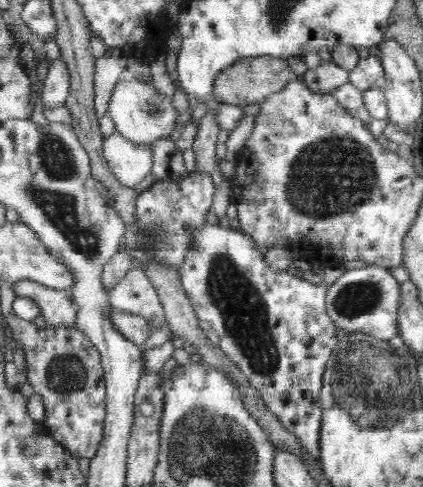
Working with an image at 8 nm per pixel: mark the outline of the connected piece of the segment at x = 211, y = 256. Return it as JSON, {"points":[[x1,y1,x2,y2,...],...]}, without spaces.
{"points":[[220,225,210,227,211,235,196,235,192,240,192,245,197,240,200,250,189,251,184,263,176,268,182,287,188,294,196,316,210,323,211,330,220,337,219,348,240,368,250,385,258,390,267,410,299,440,301,449,308,456,319,460,322,419,320,392,339,329,326,312,328,285,325,282,310,284,306,278,302,280,290,272,270,267,264,260,264,252,256,247,252,235,244,231,236,232]]}

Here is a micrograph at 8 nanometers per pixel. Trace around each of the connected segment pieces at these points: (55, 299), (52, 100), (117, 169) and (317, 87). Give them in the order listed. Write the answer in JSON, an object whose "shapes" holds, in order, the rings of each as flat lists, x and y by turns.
{"shapes":[[[22,279,13,282,13,291,17,296,34,301,48,326,73,326,77,306,67,290,58,290,35,280]],[[62,58,49,59,47,77,43,82,42,104,50,108,62,108,69,93,69,72]],[[114,131,103,140,102,148,110,172,125,187,134,187,150,174,152,143,136,143]],[[322,61,316,68,308,69,301,78,313,93,330,93,349,82,349,71,333,61]]]}

